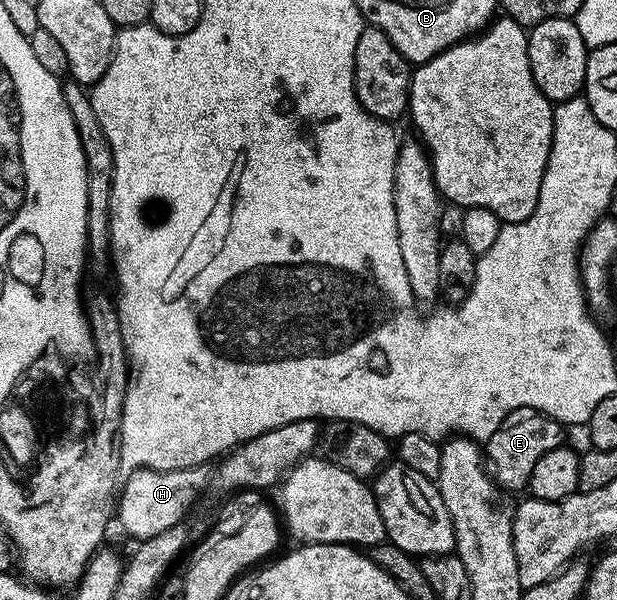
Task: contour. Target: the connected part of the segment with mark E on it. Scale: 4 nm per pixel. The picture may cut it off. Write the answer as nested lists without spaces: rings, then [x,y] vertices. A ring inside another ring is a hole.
[[[522,407],[514,410],[501,423],[498,431],[494,431],[494,435],[490,435],[490,439],[483,442],[482,456],[489,475],[505,491],[523,490],[534,471],[534,463],[538,463],[538,459],[542,459],[546,451],[554,451],[565,444],[564,433],[565,426],[536,409]]]

